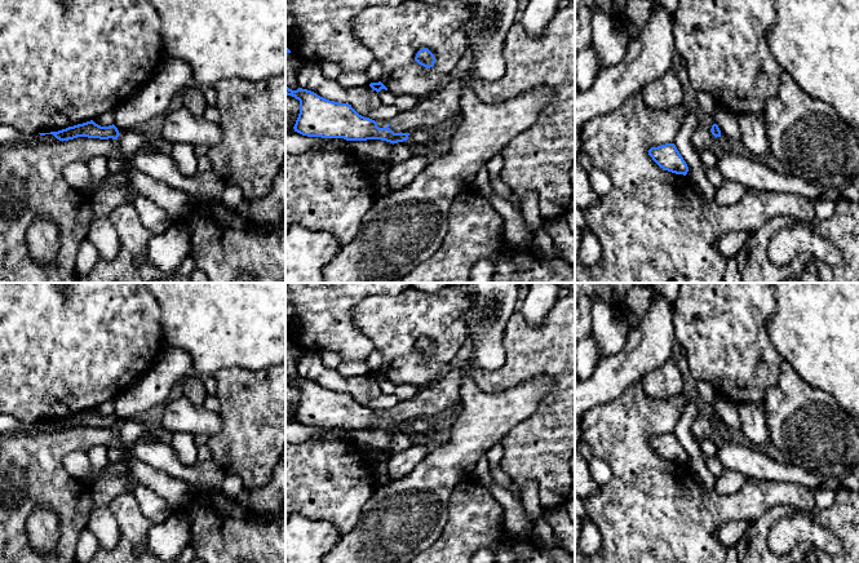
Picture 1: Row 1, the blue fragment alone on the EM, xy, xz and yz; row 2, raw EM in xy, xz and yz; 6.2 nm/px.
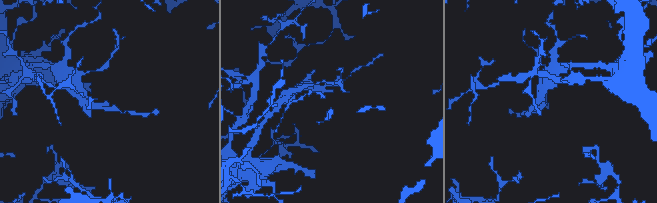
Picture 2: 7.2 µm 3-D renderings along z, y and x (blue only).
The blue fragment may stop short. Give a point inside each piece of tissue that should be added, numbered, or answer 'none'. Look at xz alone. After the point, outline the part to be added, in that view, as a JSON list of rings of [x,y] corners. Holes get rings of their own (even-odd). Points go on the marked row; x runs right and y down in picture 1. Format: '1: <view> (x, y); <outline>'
1: xz (401, 151); [[[407,139],[393,145],[389,161],[378,161],[367,155],[360,155],[364,169],[369,174],[378,170],[388,170],[393,164],[400,163],[412,156],[412,143]]]

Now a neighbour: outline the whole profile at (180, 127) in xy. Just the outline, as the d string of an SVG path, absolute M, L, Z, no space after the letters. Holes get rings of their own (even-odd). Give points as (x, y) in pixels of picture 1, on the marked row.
M181 107L164 115L161 136L169 143L213 147L222 141L223 130L220 123L194 116L187 108Z

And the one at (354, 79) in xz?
M342 71L342 74L336 79L336 81L345 88L367 87L371 84L366 71Z

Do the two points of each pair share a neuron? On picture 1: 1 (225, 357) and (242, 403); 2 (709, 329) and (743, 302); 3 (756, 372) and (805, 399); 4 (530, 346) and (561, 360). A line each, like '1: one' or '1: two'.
1: two
2: one
3: two
4: one

